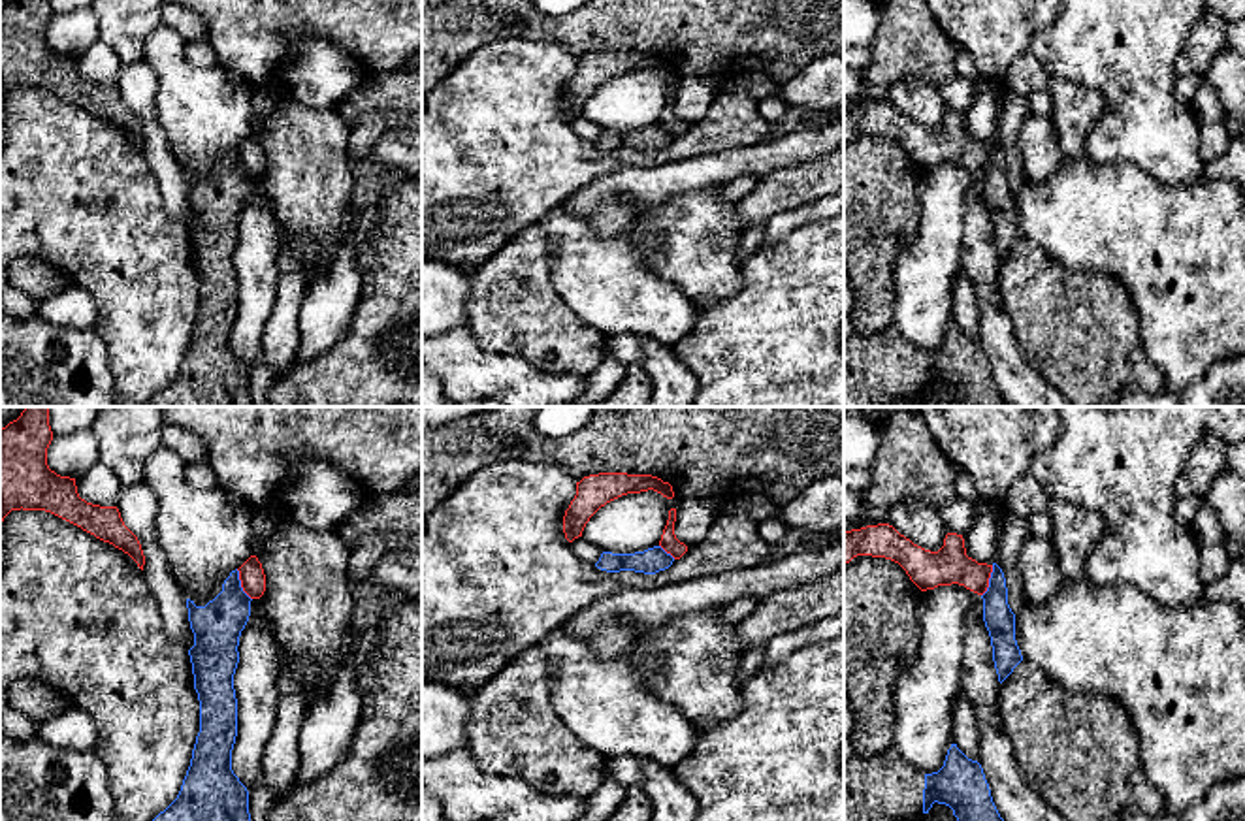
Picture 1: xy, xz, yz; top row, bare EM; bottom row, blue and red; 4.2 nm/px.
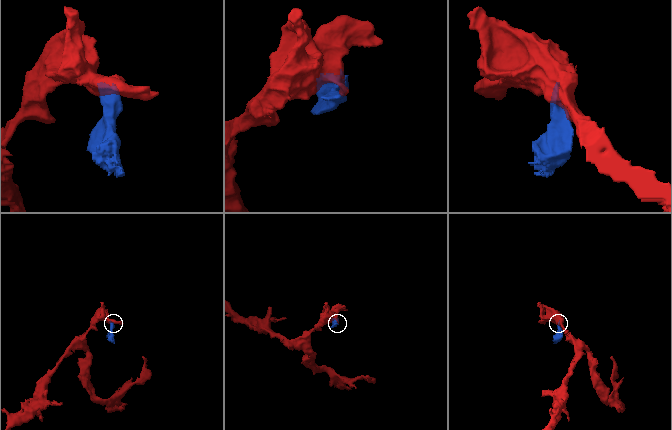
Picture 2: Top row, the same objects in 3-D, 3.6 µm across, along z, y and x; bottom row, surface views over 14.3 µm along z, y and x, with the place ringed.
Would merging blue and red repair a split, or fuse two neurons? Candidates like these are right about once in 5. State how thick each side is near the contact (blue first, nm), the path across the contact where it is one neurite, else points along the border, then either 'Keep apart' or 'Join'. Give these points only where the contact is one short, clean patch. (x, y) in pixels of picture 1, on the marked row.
Thickness 200 nm (blue) against 110 nm. Boundary: xy (236, 569), (242, 590), (251, 599). Keep apart

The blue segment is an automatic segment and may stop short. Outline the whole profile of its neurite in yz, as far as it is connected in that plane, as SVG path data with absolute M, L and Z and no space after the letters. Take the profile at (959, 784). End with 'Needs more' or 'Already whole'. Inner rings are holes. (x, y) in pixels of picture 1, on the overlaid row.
M957 744L932 774L908 765L895 748L844 763L844 821L917 821L934 802L949 806L957 821L1004 821L981 765Z. Needs more

